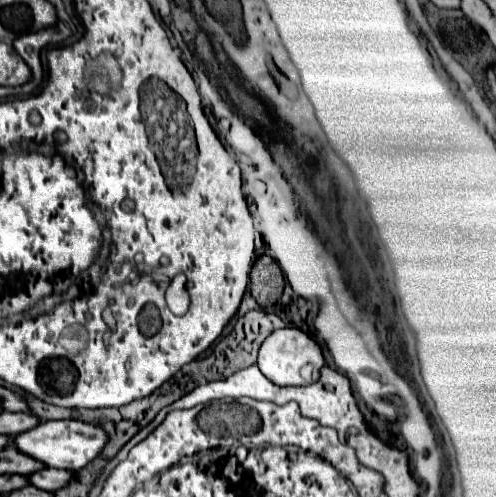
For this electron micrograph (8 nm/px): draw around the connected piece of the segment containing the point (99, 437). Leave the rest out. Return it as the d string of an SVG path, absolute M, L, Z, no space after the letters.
M51 420L37 424L35 428L21 432L11 438L13 448L23 452L25 456L35 458L37 462L45 464L47 468L63 468L63 470L79 470L87 466L101 450L103 444L107 442L107 436L101 428L79 422L79 420Z

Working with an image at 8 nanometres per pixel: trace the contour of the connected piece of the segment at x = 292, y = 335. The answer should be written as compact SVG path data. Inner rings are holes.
M279 328L275 332L271 332L271 336L267 336L259 348L259 356L257 356L257 366L261 370L263 376L267 376L267 380L271 380L277 386L307 386L311 382L311 378L303 378L301 370L303 366L311 366L313 368L313 382L319 378L319 370L323 368L325 360L323 360L323 352L319 348L319 344L309 338L305 332L301 332L299 328Z

